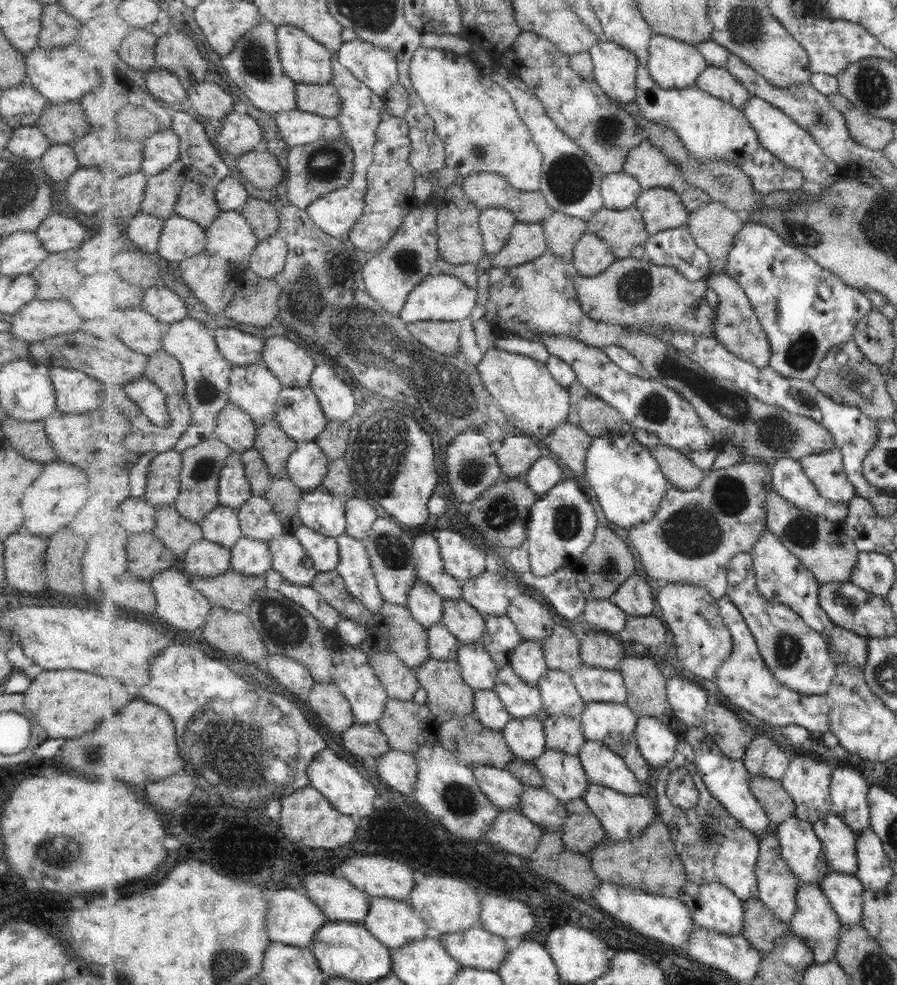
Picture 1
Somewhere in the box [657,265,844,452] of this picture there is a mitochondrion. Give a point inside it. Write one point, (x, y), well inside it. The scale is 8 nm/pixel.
(800, 352)

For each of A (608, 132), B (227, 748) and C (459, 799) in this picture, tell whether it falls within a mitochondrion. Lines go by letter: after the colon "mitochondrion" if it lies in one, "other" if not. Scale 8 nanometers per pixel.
A: mitochondrion
B: mitochondrion
C: mitochondrion

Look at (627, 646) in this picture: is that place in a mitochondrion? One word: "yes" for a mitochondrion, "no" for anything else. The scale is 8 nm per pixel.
no

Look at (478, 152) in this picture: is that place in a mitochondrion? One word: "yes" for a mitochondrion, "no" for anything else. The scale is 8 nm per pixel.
yes

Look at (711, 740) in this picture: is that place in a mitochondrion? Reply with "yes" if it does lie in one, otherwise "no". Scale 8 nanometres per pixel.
no

